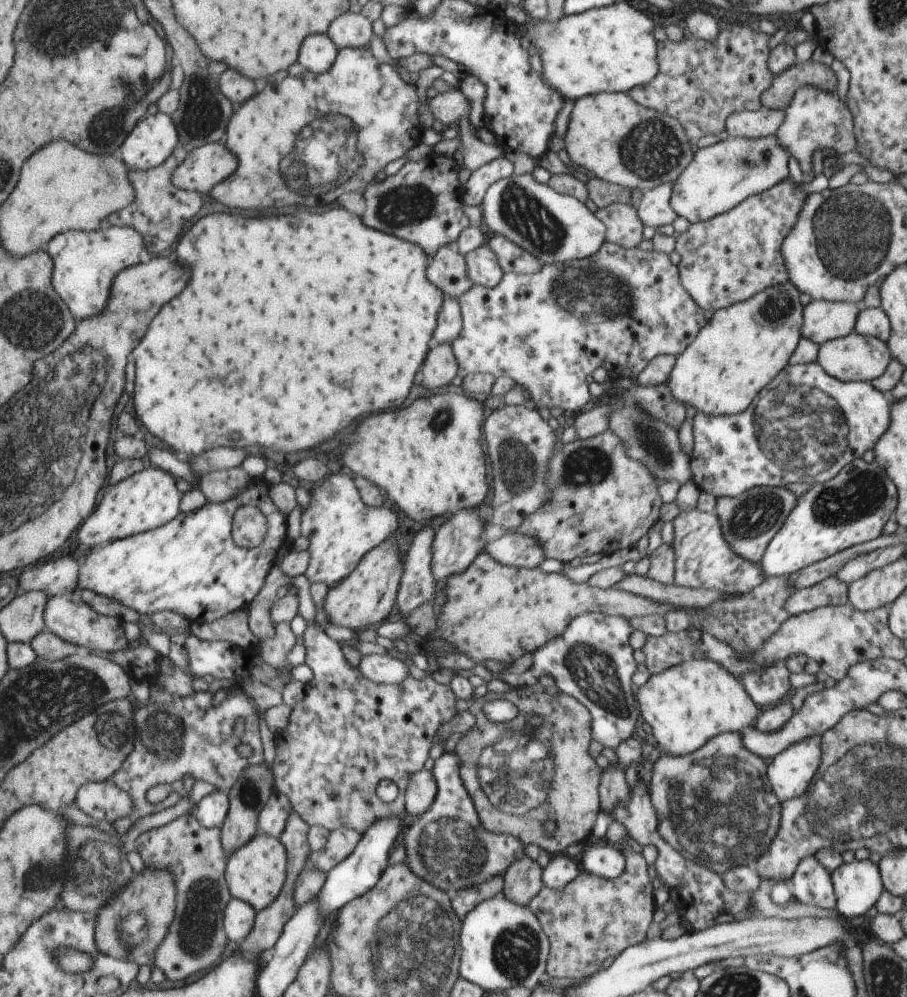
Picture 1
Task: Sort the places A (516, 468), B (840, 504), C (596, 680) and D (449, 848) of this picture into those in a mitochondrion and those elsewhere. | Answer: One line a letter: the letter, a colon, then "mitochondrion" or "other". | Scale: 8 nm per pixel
A: mitochondrion
B: mitochondrion
C: mitochondrion
D: mitochondrion

